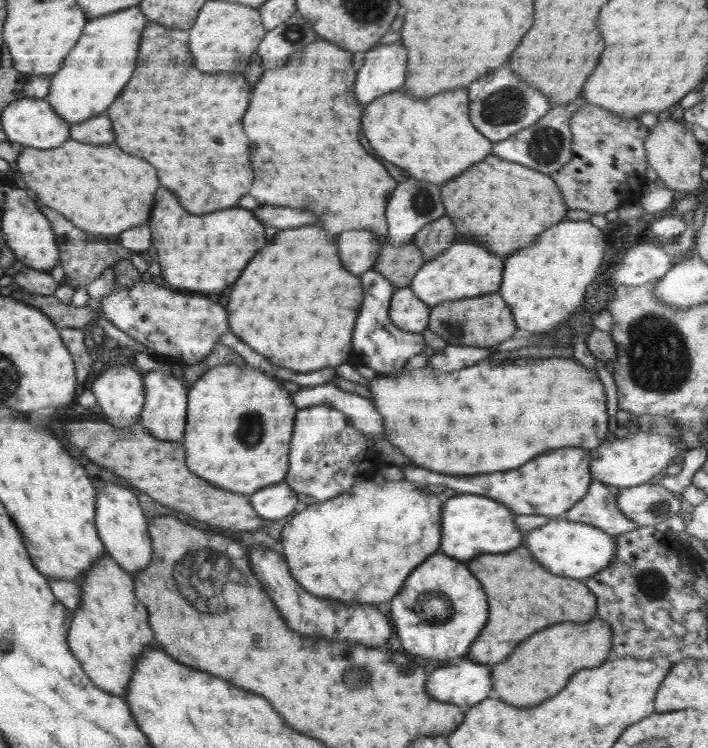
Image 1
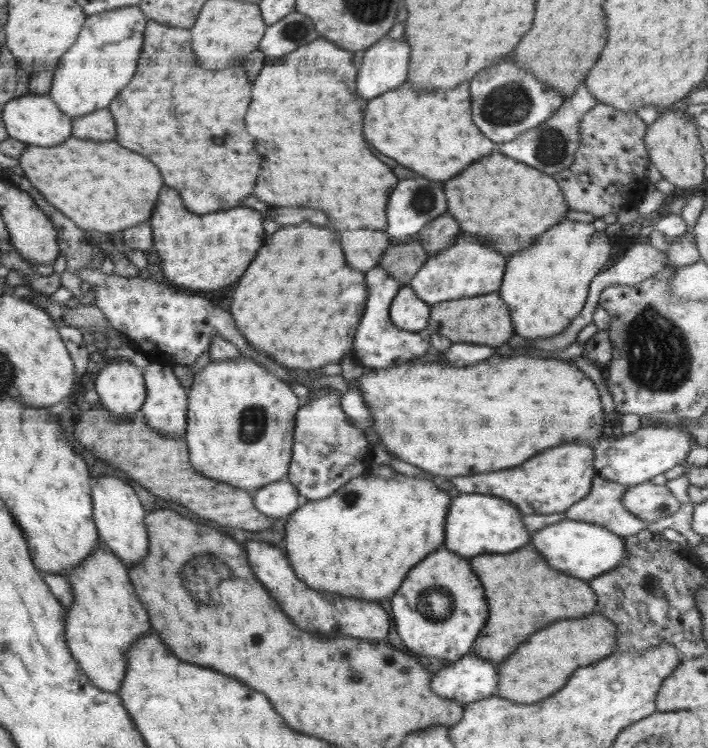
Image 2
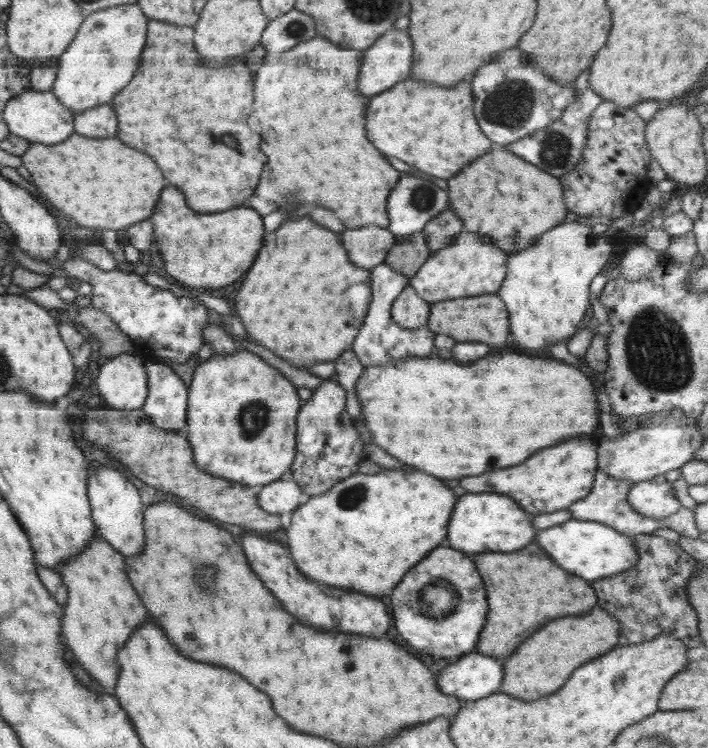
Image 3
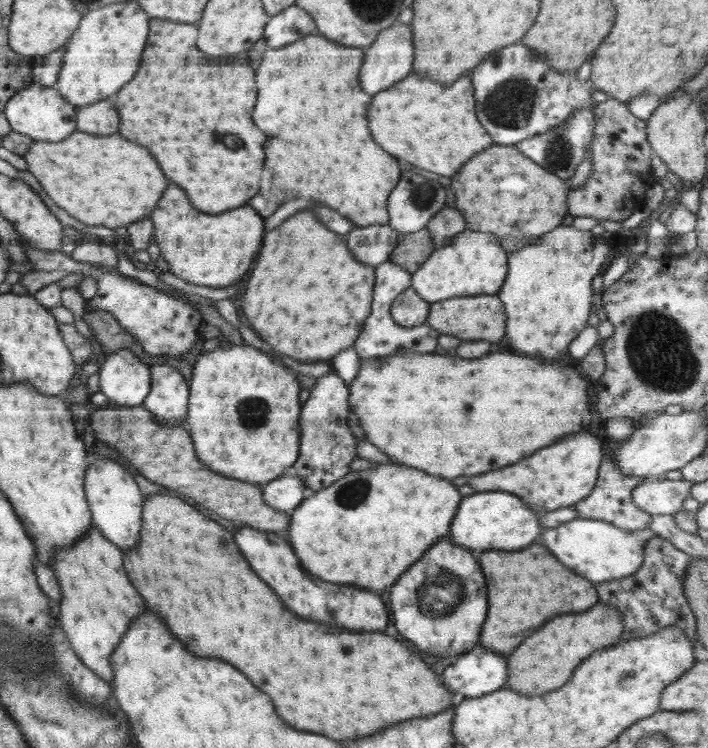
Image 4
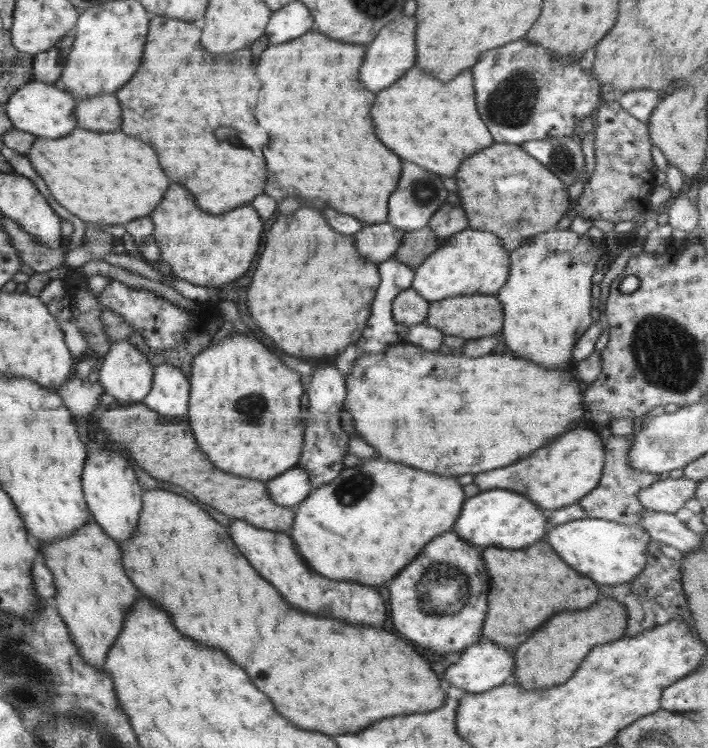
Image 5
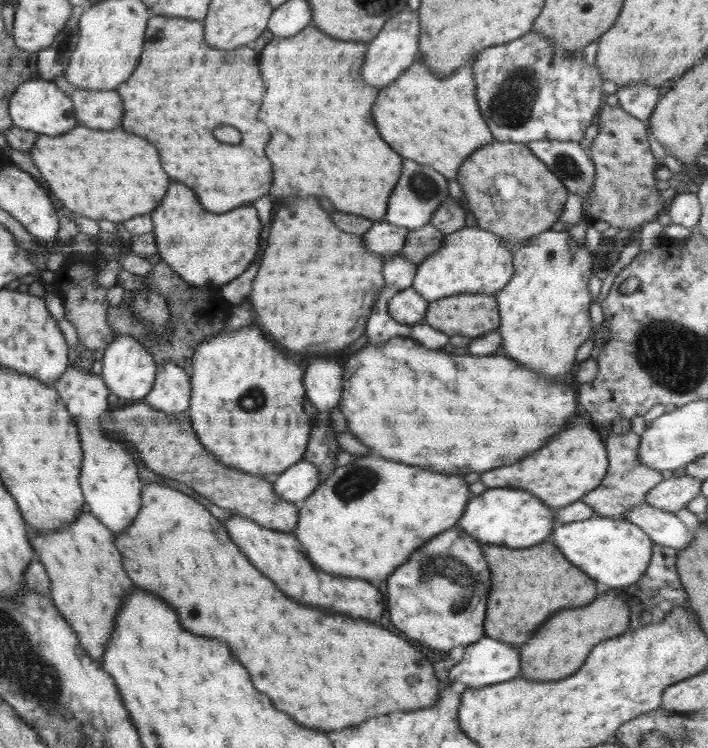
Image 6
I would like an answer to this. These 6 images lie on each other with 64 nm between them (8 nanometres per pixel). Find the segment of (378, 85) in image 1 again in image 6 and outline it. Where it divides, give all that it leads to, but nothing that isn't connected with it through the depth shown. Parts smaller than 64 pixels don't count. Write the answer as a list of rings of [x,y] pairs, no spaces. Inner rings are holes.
[[[404,10],[384,23],[380,32],[369,42],[366,51],[365,61],[362,65],[362,78],[378,88],[394,82],[408,66],[412,65],[419,58],[419,34],[418,12],[414,10]]]

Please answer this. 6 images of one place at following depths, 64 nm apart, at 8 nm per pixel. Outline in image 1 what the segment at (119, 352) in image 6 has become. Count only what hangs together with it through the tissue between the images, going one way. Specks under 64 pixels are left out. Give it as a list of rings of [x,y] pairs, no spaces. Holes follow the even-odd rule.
[[[111,362],[107,369],[101,370],[101,376],[96,378],[91,387],[99,410],[104,412],[106,421],[112,426],[124,428],[141,421],[140,413],[145,402],[143,372],[133,363]]]

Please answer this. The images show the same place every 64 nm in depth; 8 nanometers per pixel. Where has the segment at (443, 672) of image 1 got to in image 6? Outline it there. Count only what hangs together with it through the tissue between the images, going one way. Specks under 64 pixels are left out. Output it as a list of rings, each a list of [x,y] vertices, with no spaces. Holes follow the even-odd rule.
[[[484,636],[466,647],[462,661],[449,671],[448,680],[462,682],[466,688],[480,688],[520,675],[518,648]]]

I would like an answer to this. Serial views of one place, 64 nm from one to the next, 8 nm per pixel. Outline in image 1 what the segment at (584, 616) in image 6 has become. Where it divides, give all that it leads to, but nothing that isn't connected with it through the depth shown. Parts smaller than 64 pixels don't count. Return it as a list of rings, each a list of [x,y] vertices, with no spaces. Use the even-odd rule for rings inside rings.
[[[596,616],[586,624],[556,624],[530,636],[512,652],[512,656],[508,656],[506,662],[492,670],[490,696],[516,708],[533,707],[556,696],[572,675],[582,669],[600,666],[611,658],[612,633],[612,627]]]

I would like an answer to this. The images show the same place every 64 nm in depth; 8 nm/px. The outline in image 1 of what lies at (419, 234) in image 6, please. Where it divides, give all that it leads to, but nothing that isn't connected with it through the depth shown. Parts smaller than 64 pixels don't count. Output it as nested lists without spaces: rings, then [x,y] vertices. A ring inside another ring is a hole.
[[[385,242],[372,269],[388,279],[395,290],[408,287],[426,262],[422,251],[413,243],[395,247]]]

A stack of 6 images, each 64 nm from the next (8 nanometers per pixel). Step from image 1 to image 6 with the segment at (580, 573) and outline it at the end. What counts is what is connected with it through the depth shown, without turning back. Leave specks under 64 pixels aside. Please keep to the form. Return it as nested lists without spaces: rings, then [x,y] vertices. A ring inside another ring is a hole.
[[[596,516],[568,522],[553,532],[554,544],[574,566],[578,566],[596,582],[606,584],[612,589],[623,589],[640,582],[652,558],[652,539],[640,526],[625,519]]]

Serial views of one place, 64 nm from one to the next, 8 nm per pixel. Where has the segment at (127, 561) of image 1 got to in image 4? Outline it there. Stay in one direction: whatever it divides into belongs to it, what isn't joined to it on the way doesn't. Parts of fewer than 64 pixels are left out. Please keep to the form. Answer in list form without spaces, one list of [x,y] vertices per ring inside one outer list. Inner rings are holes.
[[[98,458],[86,469],[84,490],[91,512],[93,526],[102,531],[102,535],[122,550],[132,548],[140,532],[142,516],[142,493],[135,478],[122,464],[106,458]]]

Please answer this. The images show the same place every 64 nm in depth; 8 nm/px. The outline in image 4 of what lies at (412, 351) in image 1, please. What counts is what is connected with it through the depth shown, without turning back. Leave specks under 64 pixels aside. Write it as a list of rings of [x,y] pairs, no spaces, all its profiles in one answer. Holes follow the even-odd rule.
[[[388,260],[375,266],[376,284],[374,285],[374,296],[372,299],[372,312],[366,318],[364,326],[354,344],[351,346],[360,360],[372,359],[376,357],[388,356],[400,351],[400,349],[412,349],[419,353],[432,353],[438,346],[438,336],[434,328],[430,328],[428,323],[419,324],[412,328],[406,328],[396,324],[391,315],[392,303],[394,299],[404,290],[411,287],[412,273]]]

